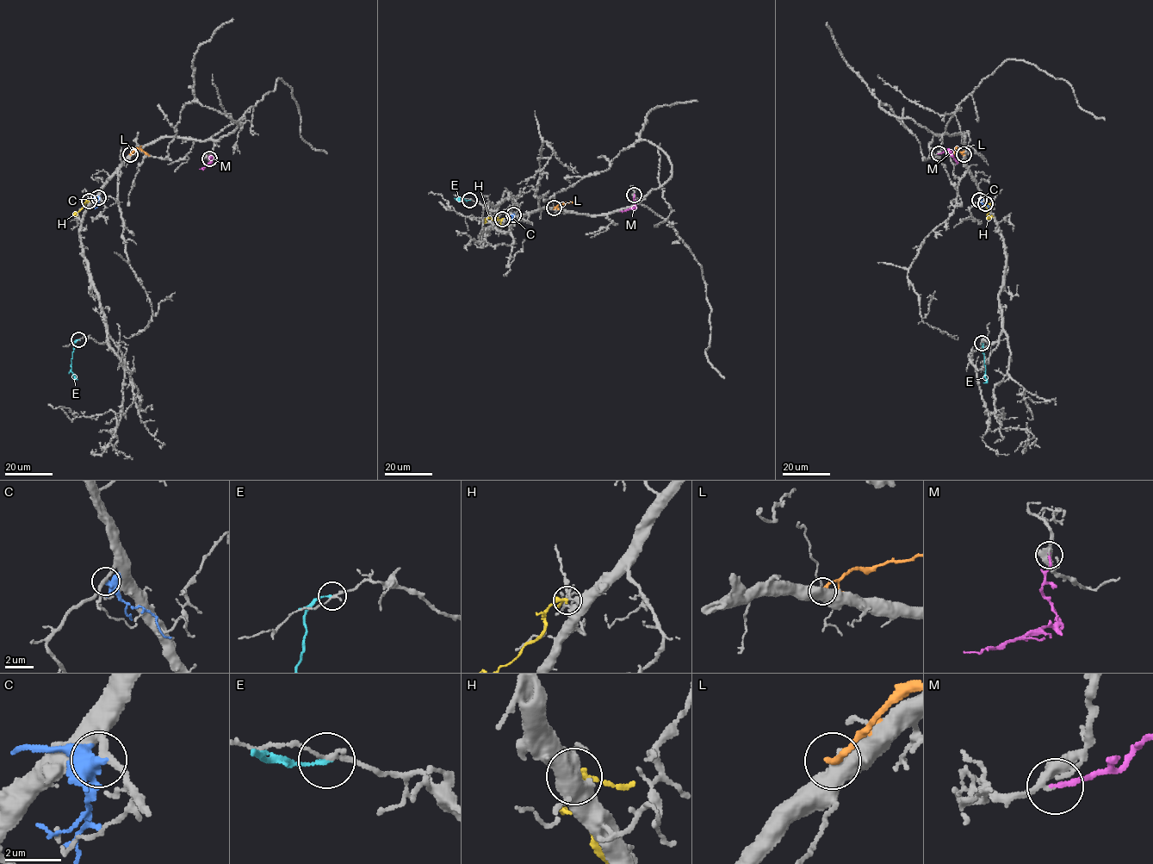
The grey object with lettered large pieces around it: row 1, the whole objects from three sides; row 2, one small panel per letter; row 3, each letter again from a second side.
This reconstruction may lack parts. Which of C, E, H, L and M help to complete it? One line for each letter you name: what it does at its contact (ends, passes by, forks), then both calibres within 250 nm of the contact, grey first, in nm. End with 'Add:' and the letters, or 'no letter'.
M: it ends; calibres 200 and 180 nm
Add: M

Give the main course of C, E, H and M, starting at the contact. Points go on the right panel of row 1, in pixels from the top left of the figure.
C: (979, 200), (990, 209)
E: (982, 343), (986, 379), (983, 382)
H: (986, 203), (988, 217), (993, 217)
M: (939, 153), (946, 149), (957, 162)

